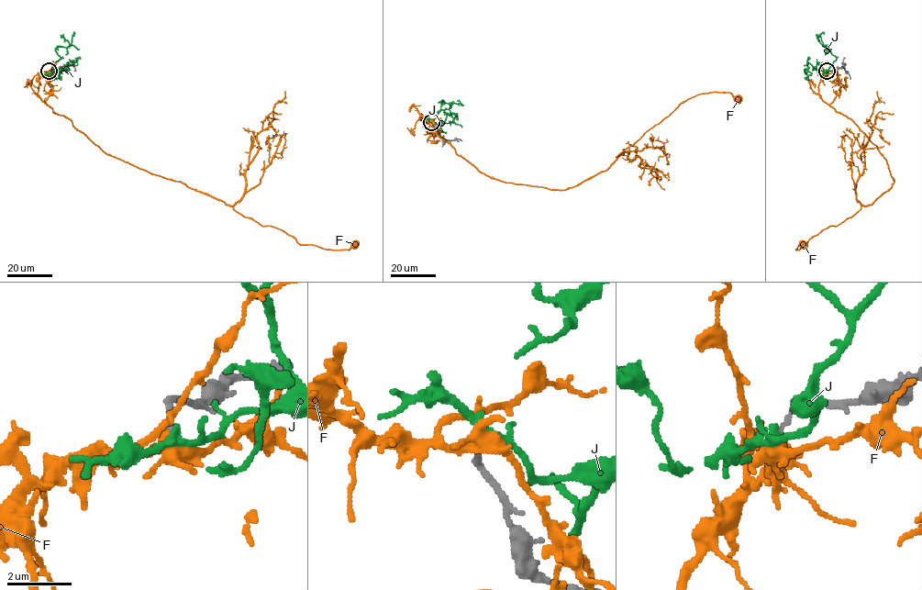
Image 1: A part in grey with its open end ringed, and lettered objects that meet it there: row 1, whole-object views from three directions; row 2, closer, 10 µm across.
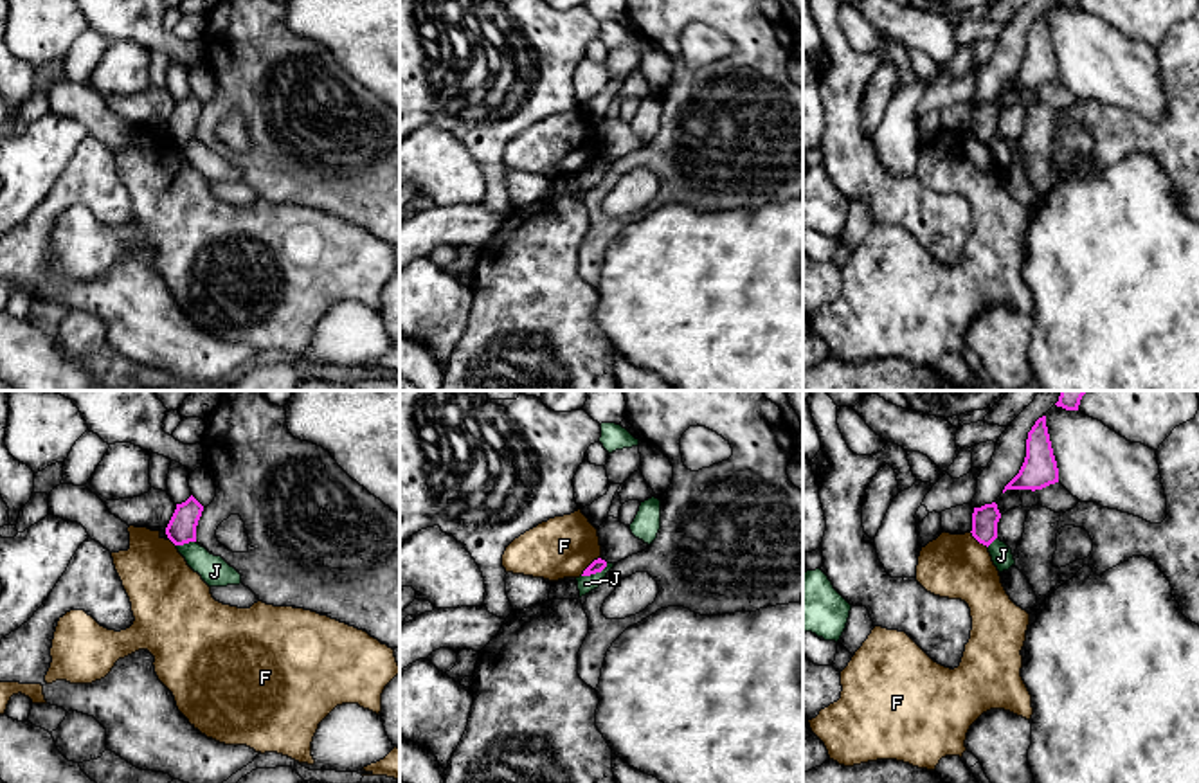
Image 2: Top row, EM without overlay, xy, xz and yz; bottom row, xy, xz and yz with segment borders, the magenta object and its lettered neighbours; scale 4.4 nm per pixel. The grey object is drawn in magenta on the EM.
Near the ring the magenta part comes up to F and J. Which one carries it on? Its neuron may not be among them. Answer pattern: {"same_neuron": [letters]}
{"same_neuron": []}

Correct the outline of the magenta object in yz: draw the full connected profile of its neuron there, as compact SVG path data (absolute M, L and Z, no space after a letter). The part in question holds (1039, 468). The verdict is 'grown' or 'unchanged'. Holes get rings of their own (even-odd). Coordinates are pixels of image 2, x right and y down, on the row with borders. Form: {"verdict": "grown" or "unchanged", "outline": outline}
{"verdict": "unchanged", "outline": "M1046 416L1039 418L1026 439L1026 457L1019 473L1005 486L1006 490L1042 490L1059 482L1059 468L1053 455Z"}

